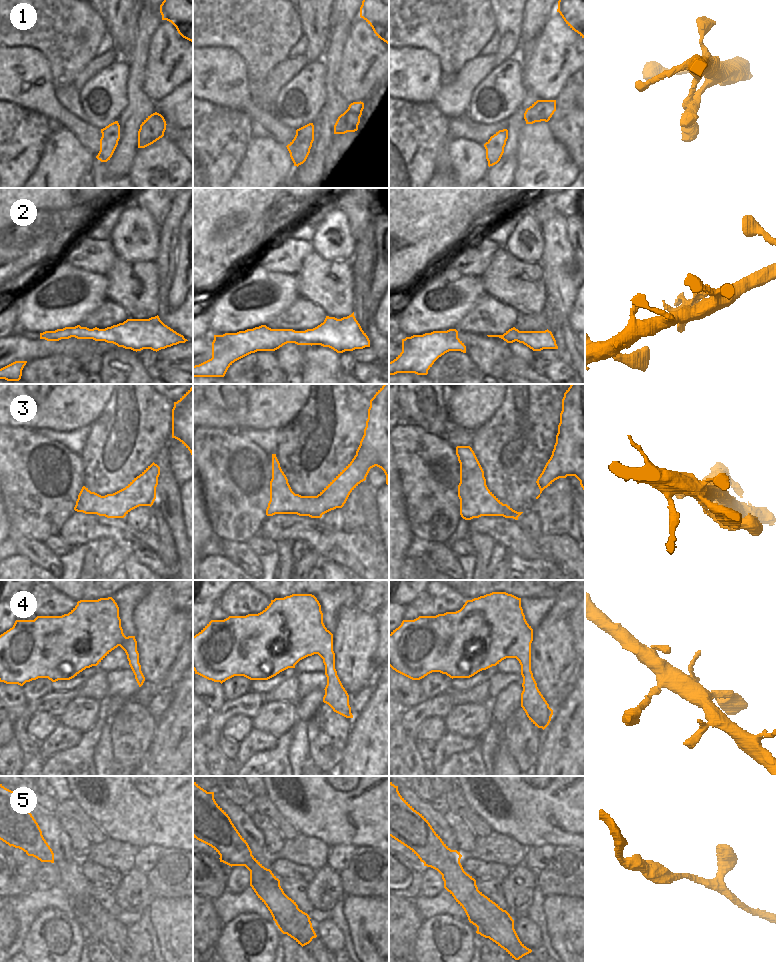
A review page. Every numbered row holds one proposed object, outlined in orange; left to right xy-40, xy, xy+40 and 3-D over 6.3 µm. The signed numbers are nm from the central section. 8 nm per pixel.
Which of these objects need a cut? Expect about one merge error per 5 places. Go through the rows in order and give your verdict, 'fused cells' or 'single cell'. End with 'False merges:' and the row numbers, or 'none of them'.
1: single cell
2: single cell
3: single cell
4: single cell
5: single cell
False merges: none of them

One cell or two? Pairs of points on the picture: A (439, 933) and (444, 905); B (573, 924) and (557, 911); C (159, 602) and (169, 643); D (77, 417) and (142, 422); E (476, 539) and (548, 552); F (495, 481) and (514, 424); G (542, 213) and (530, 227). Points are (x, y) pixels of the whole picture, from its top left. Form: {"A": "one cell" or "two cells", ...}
{"A": "two cells", "B": "one cell", "C": "one cell", "D": "two cells", "E": "two cells", "F": "one cell", "G": "two cells"}

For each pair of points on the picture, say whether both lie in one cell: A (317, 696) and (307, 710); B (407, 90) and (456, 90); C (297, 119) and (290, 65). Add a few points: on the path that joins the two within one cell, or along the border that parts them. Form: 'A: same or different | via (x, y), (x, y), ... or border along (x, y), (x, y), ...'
A: same | via (314, 699), (307, 707)
B: different | border along (443, 83), (433, 101)
C: different | border along (308, 62), (280, 89), (278, 96)

